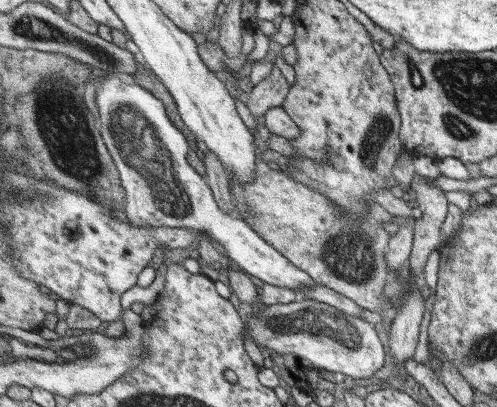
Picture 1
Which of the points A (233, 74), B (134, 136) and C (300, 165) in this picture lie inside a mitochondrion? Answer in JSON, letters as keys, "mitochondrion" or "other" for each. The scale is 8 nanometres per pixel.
{"A":"other","B":"mitochondrion","C":"other"}

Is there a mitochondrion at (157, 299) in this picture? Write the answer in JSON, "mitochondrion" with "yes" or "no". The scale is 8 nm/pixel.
{"mitochondrion":"no"}

